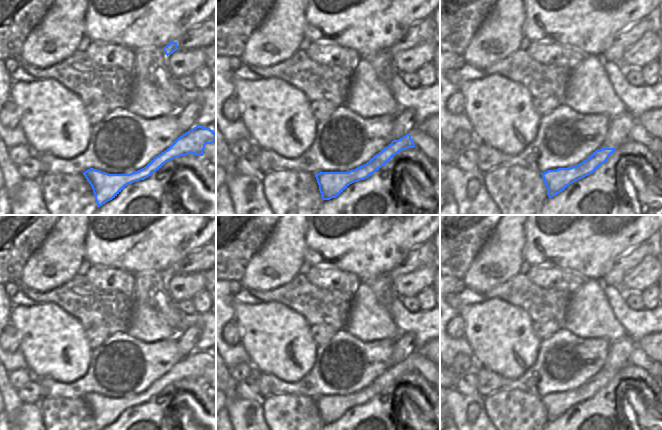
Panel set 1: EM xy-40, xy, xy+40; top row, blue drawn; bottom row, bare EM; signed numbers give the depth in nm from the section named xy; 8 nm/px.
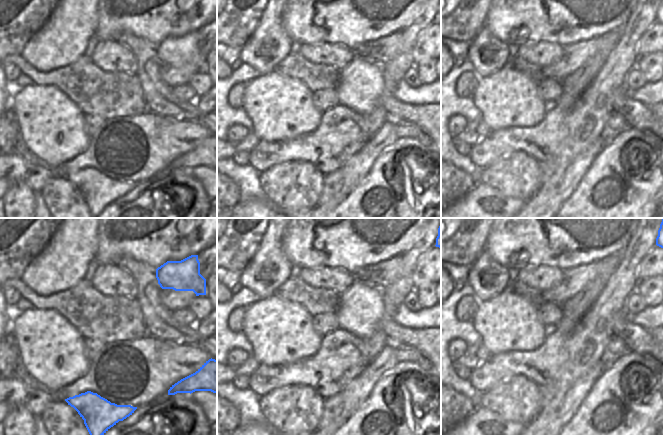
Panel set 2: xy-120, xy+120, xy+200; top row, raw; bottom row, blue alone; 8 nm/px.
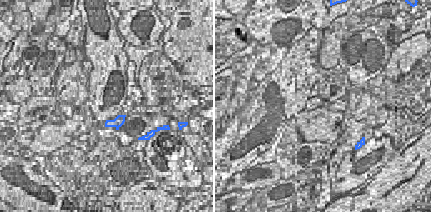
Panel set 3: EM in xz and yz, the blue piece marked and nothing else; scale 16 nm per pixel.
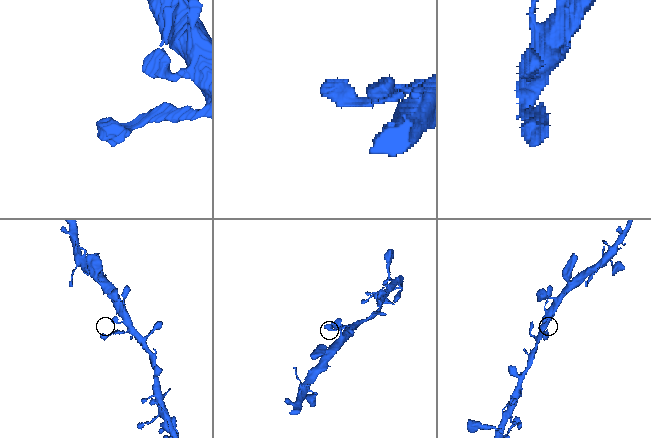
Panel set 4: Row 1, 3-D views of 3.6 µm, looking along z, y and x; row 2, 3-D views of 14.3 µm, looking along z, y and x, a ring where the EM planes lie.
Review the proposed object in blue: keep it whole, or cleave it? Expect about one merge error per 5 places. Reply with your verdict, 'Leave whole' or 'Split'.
Leave whole.

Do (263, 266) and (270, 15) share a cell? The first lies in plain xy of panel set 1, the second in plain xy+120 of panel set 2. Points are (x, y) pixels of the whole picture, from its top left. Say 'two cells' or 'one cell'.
one cell

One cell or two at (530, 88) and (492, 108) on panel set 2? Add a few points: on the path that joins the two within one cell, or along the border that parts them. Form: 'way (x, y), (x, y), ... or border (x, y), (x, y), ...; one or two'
way (521, 93), (511, 98), (501, 99); one

